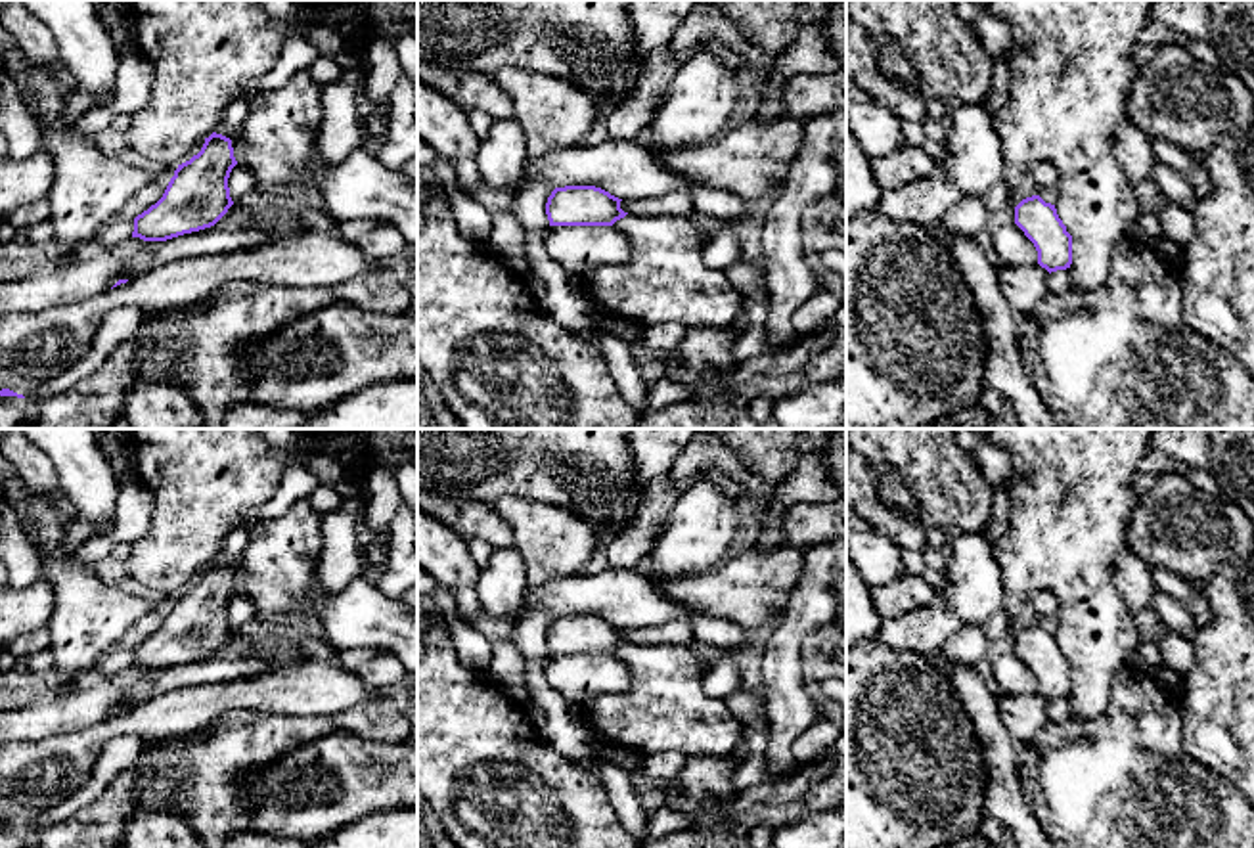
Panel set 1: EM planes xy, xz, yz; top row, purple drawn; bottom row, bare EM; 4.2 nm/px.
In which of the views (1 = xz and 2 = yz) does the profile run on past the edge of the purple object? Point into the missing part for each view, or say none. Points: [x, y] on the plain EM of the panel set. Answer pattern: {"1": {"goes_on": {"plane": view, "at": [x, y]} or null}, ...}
{"1": {"goes_on": null}, "2": {"goes_on": null}}

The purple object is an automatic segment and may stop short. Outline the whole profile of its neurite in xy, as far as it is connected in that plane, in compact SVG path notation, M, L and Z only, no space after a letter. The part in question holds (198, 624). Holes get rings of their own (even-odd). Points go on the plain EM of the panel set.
M213 561L205 567L197 584L178 593L163 626L134 647L132 666L140 666L144 670L167 670L214 655L234 634L228 607L235 593L237 590L234 586L232 569Z

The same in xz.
M595 614L555 616L546 632L549 655L613 655L628 641L618 626Z

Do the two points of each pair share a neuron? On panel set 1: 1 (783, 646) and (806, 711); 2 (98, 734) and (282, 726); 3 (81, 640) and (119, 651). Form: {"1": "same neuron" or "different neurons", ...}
{"1": "same neuron", "2": "different neurons", "3": "different neurons"}

